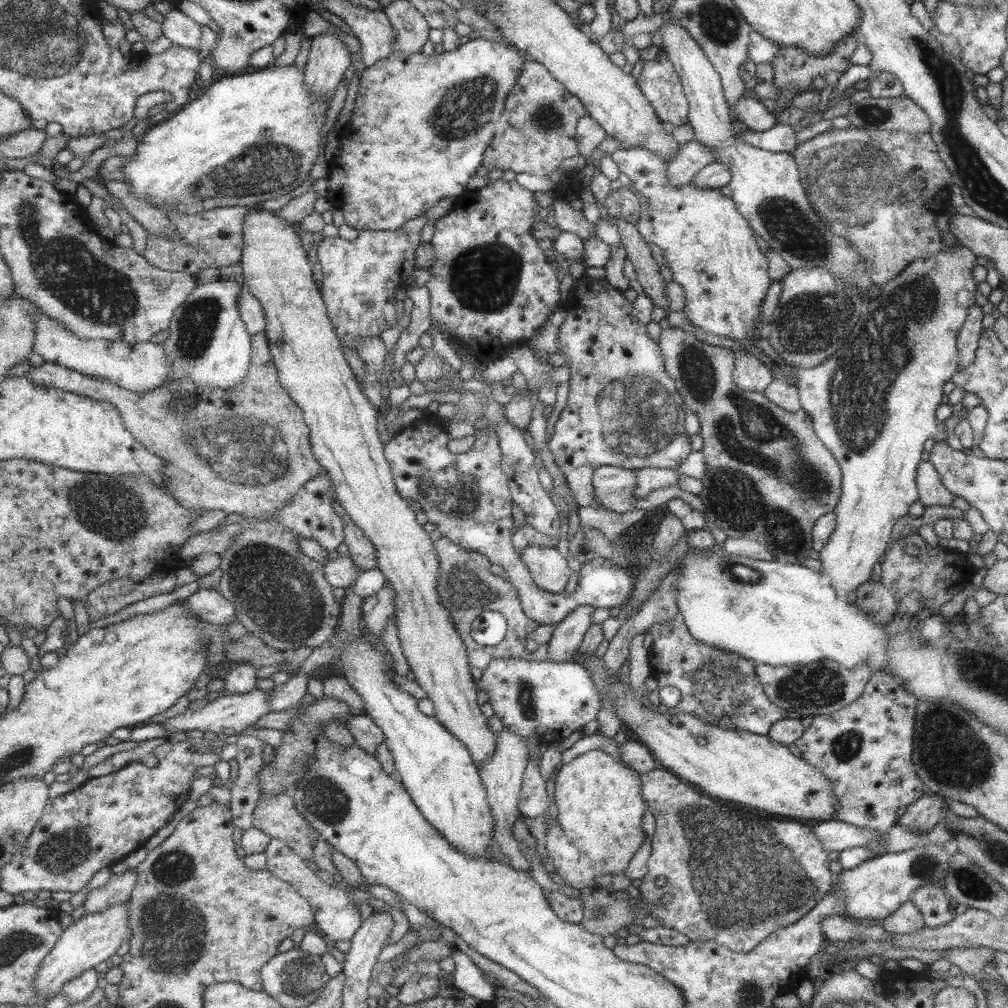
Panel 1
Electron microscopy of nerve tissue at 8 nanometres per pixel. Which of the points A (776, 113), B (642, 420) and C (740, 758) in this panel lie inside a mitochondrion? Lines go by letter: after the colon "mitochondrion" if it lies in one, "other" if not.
A: other
B: mitochondrion
C: other

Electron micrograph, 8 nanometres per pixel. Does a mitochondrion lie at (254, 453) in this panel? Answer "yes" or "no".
yes

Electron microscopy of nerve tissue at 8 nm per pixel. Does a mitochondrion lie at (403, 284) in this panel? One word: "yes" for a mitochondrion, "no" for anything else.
no

